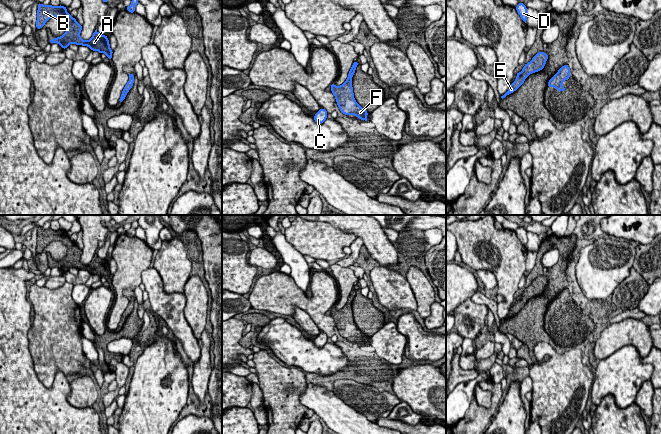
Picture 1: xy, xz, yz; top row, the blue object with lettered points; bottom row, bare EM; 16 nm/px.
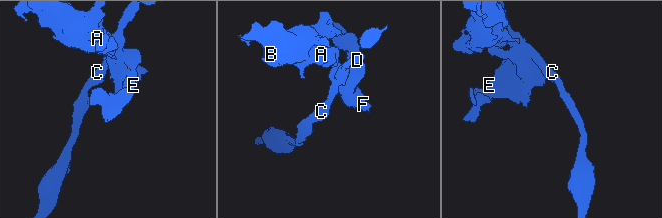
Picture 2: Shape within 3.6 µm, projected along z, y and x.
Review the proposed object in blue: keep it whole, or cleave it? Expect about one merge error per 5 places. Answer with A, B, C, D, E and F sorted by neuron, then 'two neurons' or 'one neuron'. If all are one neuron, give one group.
A B E F / C D; two neurons

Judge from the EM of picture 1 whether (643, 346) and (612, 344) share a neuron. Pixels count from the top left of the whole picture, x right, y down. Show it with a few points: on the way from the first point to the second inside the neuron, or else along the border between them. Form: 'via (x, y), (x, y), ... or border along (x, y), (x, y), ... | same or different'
via (635, 339), (620, 339) | same

